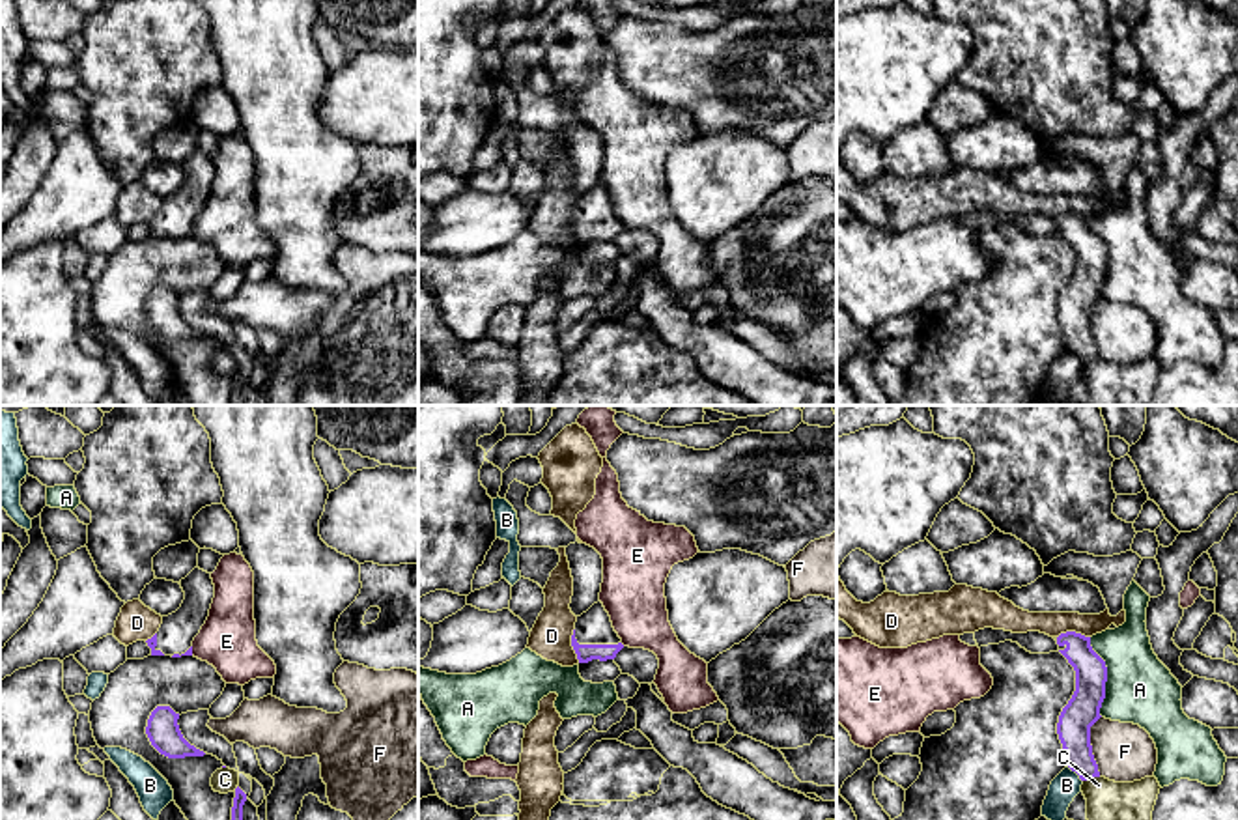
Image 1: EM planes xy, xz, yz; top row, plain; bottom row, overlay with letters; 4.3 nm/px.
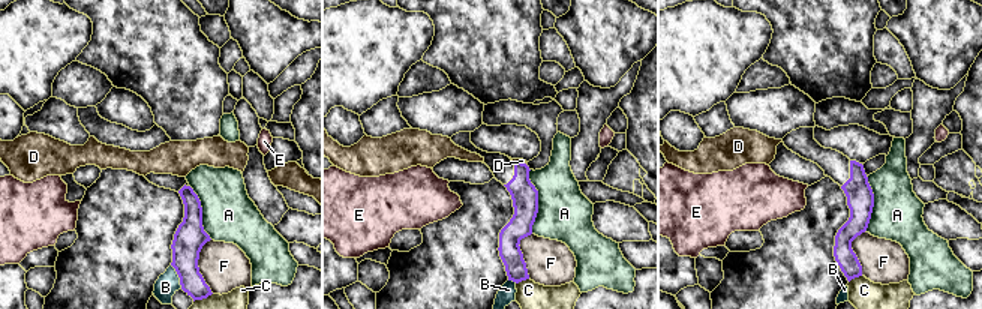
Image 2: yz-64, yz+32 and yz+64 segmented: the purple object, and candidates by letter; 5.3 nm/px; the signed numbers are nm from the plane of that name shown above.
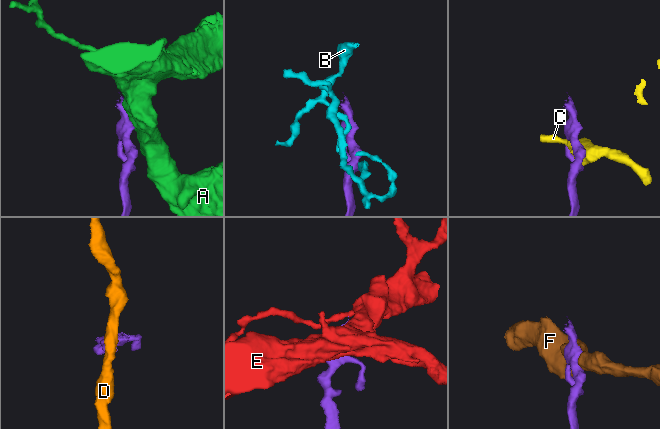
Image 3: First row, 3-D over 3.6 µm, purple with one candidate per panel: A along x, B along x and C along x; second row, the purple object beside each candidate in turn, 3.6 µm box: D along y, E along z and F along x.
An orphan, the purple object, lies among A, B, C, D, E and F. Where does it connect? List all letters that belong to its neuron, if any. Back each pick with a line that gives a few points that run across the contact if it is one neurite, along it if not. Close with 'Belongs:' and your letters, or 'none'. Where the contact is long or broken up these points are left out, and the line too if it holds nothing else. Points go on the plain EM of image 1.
Belongs: none

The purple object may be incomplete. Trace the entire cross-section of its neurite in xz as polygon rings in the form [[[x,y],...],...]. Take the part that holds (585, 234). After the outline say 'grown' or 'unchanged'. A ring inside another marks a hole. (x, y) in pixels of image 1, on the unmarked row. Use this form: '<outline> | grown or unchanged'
[[[601,183],[577,198],[571,228],[579,245],[614,241],[624,230],[622,220],[614,213],[611,198]]] | grown

